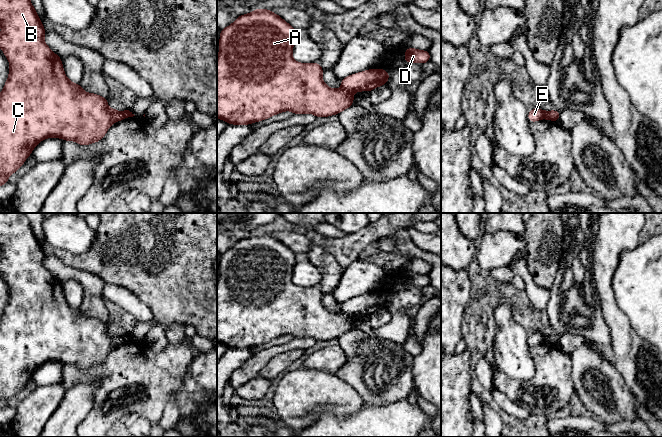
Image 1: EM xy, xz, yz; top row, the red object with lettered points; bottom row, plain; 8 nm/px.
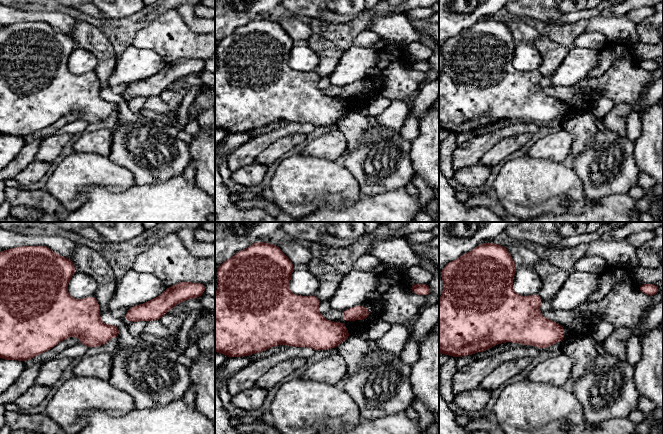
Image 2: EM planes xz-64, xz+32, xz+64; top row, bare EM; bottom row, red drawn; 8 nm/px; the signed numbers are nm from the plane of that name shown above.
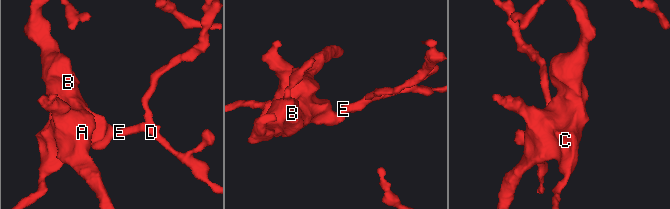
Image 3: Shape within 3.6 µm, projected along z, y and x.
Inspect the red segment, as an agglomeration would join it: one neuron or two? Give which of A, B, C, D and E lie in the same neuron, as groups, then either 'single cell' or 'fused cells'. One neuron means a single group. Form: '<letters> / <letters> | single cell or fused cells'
A B C / D E | fused cells

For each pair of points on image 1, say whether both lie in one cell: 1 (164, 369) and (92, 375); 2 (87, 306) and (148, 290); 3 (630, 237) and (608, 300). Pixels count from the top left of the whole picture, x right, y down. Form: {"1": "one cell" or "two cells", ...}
{"1": "one cell", "2": "two cells", "3": "one cell"}

